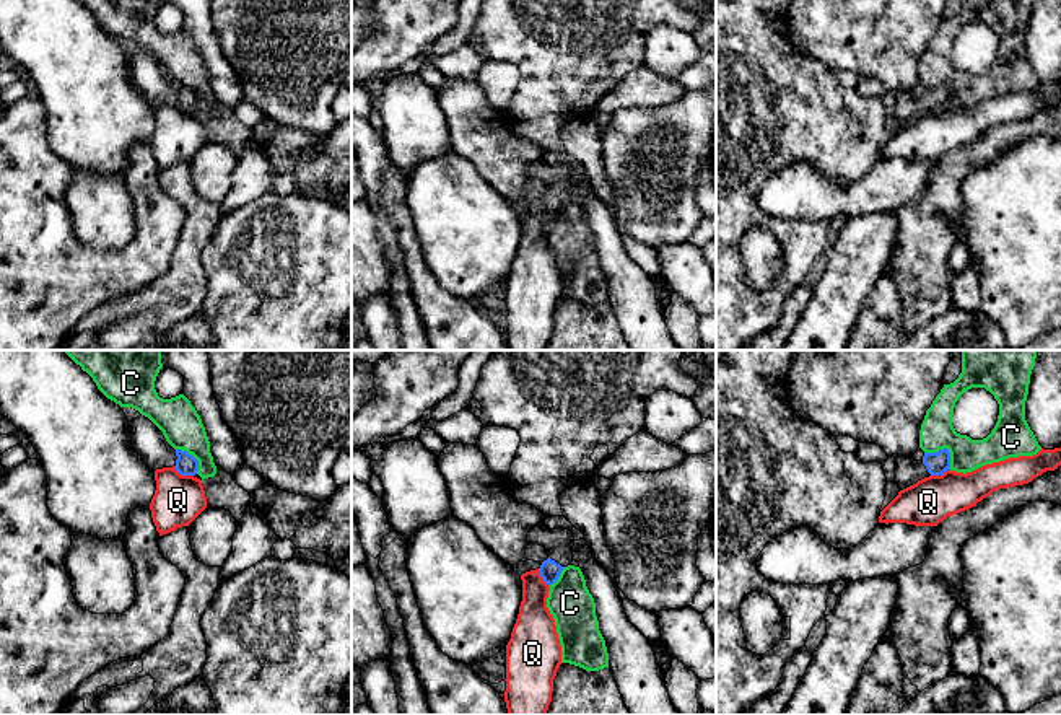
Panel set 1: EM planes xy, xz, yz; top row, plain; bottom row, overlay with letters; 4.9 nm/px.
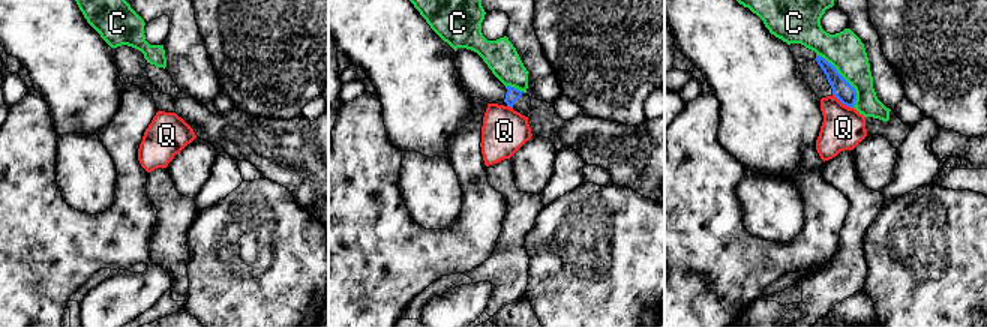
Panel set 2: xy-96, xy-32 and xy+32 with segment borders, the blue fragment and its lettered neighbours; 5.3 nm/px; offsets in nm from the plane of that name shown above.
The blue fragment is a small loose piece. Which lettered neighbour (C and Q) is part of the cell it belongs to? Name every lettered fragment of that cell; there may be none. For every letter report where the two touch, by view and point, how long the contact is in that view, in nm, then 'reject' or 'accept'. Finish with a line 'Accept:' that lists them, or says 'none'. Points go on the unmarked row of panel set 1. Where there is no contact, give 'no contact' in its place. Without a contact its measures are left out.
C: yz (944, 83) | 150 nm | reject
Q: xy (183, 109) | 120 nm | reject
Accept: none

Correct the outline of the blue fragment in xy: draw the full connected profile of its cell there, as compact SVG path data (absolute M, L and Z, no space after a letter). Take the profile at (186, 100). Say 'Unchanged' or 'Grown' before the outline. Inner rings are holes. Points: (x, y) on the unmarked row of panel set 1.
Unchanged. M176 85L176 106L181 109L181 111L195 111L197 106L199 106L199 96L189 90L187 86L182 86L182 85Z

